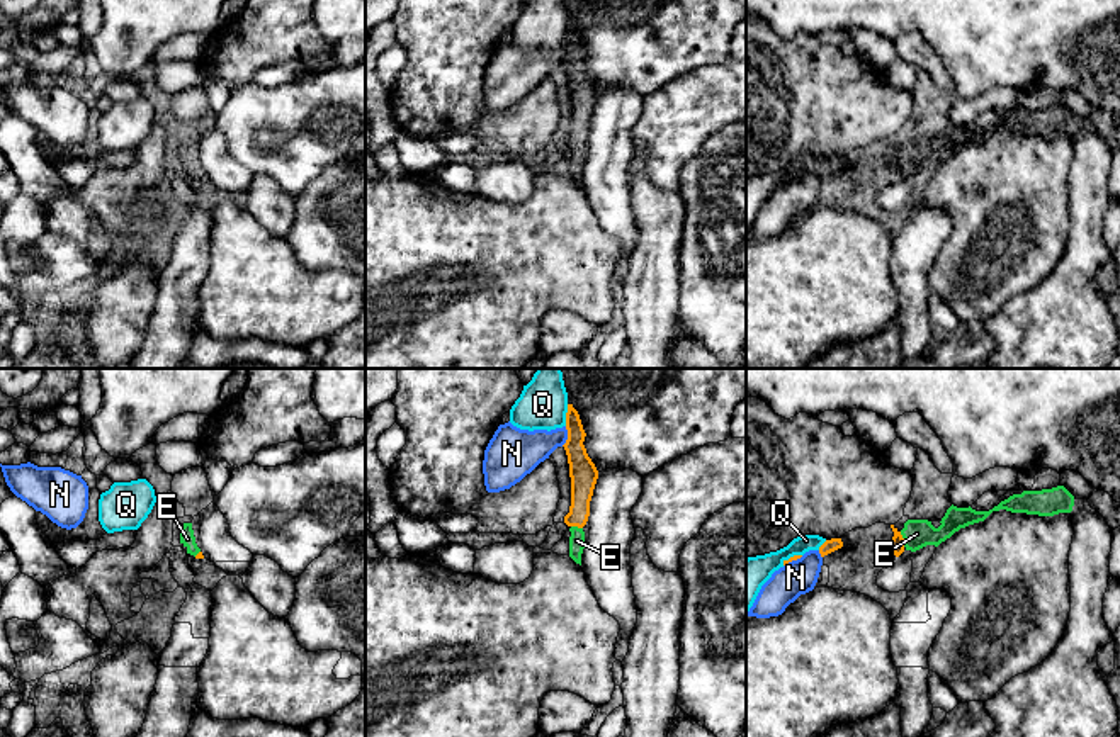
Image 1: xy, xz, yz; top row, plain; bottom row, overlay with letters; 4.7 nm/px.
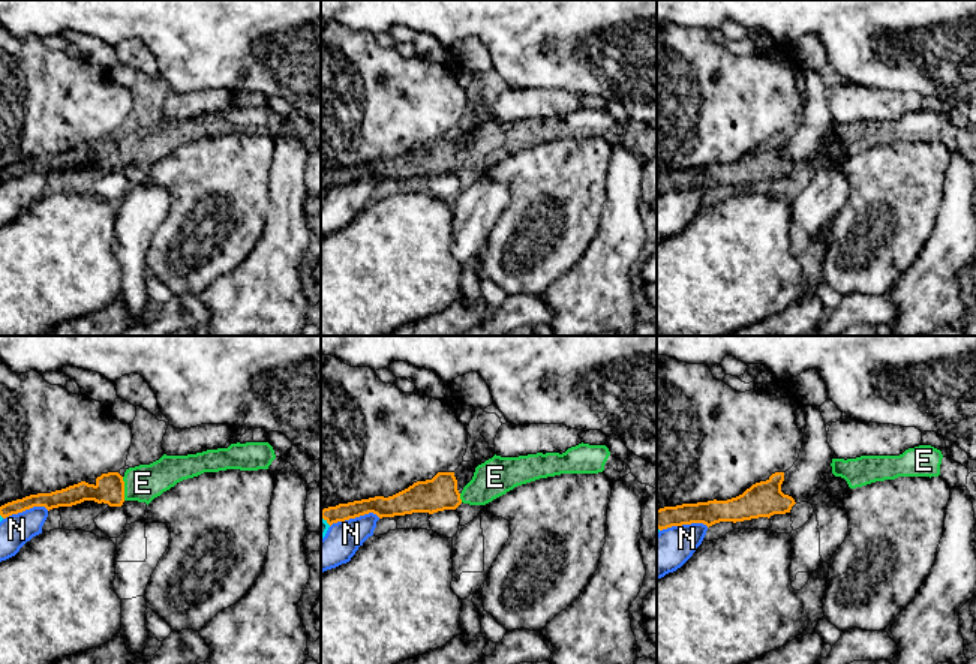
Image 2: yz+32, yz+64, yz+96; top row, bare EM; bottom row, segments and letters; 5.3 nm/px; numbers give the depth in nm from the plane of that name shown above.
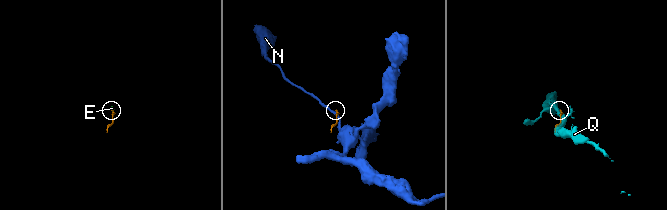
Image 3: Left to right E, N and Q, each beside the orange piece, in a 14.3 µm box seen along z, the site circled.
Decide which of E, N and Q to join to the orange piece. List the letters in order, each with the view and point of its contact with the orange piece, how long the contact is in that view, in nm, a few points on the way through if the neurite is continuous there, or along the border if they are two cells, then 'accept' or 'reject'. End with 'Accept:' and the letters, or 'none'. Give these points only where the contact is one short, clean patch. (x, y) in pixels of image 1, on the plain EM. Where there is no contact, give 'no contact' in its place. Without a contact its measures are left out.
E: meets orange in yz at (903, 158); contact 80 nm long; accept
N: meets orange in xz at (568, 56); contact 100 nm long; reject
Q: meets orange in xz at (566, 34); contact 110 nm long; reject
Accept: E

